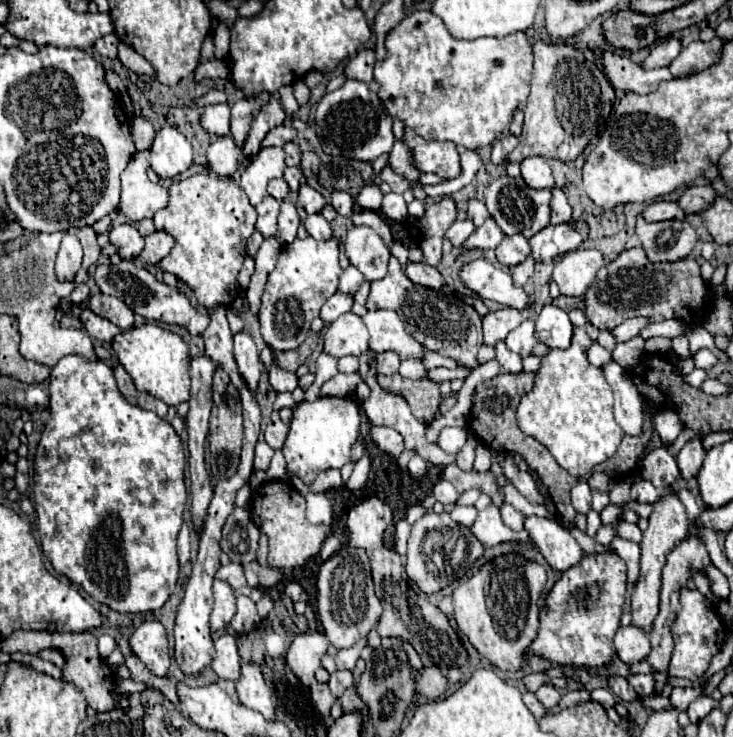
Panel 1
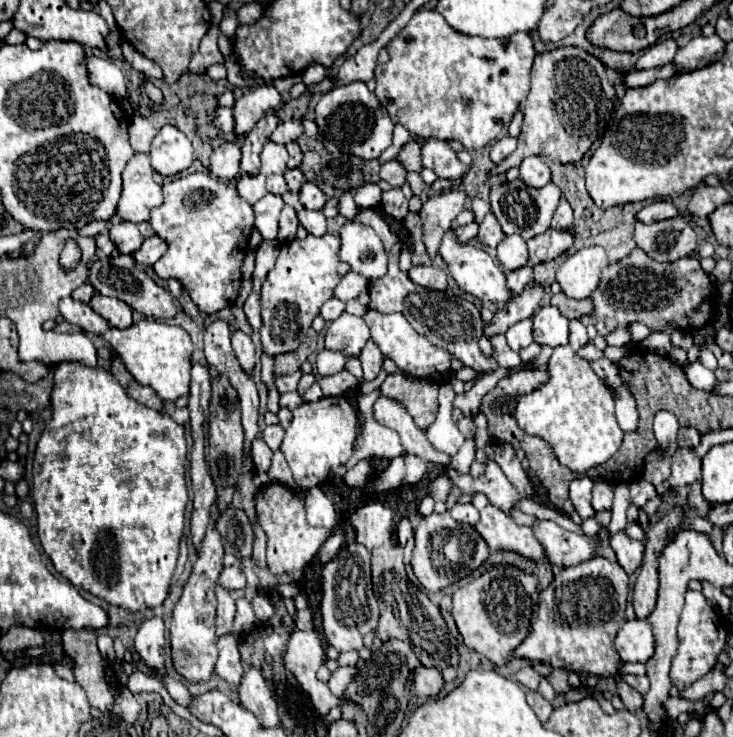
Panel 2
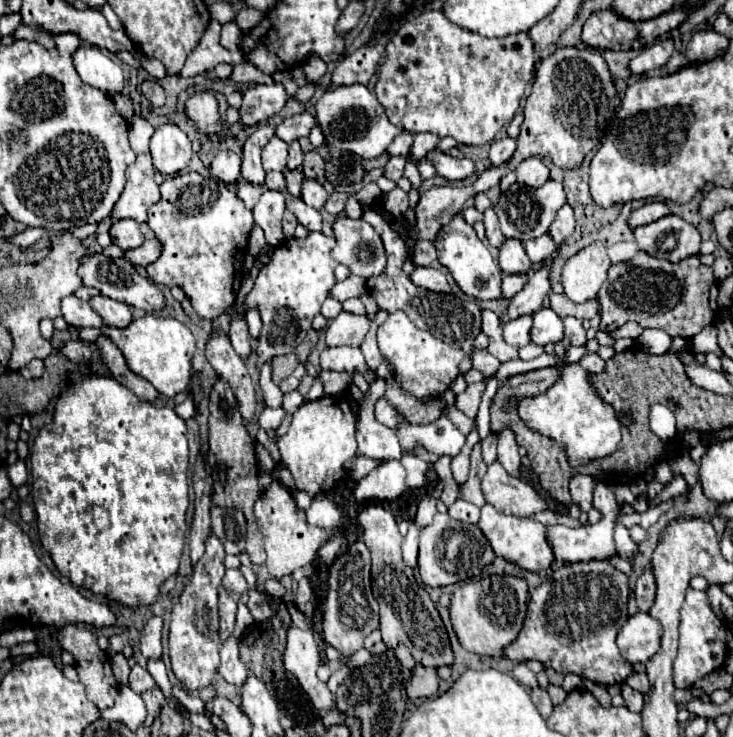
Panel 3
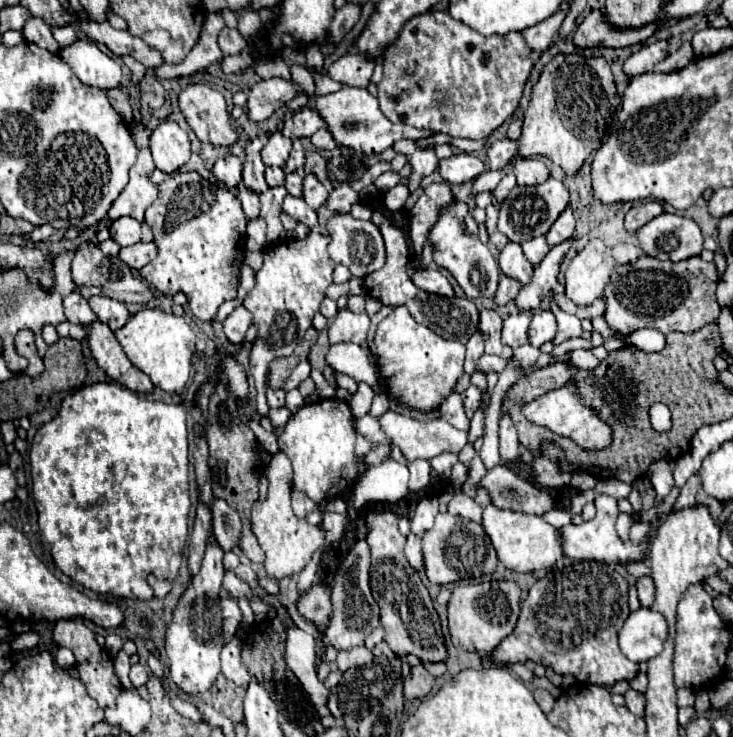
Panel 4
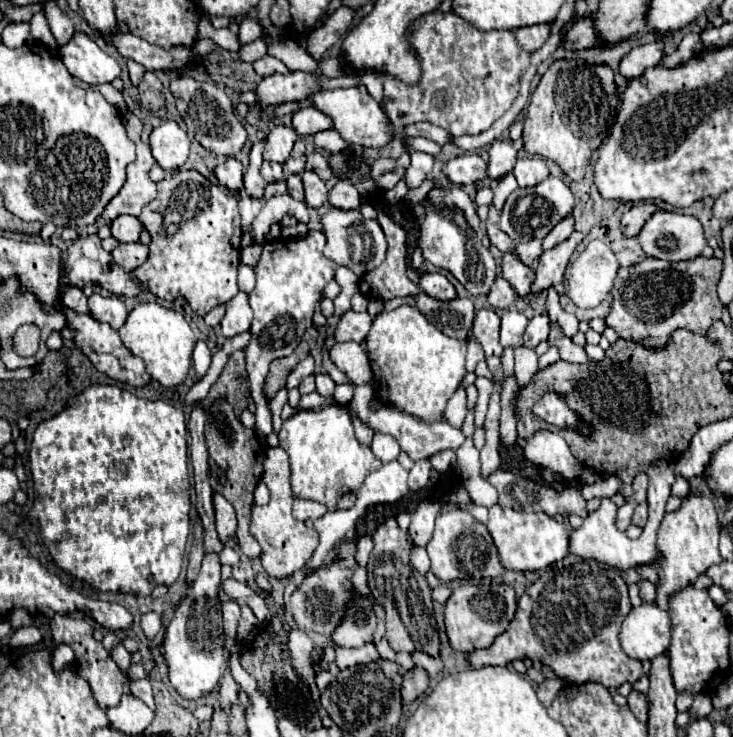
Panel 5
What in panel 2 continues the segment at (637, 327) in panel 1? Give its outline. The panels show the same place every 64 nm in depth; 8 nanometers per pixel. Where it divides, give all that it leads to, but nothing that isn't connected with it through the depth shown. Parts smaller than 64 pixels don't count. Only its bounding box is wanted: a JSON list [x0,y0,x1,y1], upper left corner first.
[606,324,632,346]

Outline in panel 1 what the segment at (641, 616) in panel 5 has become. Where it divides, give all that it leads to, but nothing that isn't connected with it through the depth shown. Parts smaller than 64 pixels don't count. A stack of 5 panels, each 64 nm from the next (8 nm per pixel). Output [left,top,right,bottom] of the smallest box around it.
[614,628,650,664]

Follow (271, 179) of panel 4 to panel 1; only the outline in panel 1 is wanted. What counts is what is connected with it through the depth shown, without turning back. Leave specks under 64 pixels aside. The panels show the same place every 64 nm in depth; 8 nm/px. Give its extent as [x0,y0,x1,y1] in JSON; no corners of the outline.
[268,178,290,202]

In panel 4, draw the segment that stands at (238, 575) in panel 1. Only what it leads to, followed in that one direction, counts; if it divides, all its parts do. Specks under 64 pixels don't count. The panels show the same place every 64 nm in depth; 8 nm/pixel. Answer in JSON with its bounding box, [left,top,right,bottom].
[222,570,252,598]

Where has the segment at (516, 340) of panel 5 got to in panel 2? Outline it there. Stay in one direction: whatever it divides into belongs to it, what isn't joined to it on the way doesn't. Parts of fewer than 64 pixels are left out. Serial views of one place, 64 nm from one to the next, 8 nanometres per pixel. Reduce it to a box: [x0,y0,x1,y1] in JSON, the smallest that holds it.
[506,318,534,352]

